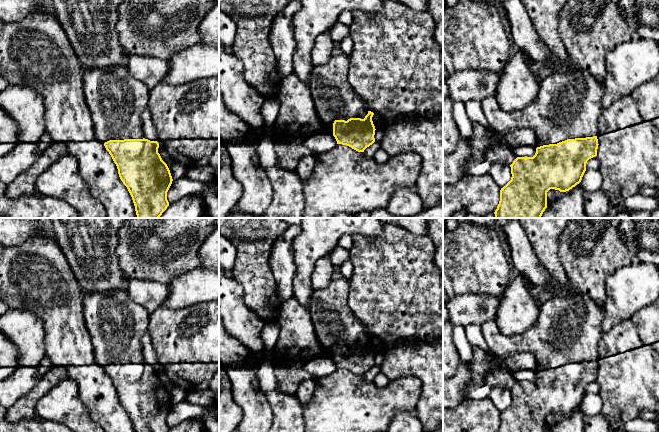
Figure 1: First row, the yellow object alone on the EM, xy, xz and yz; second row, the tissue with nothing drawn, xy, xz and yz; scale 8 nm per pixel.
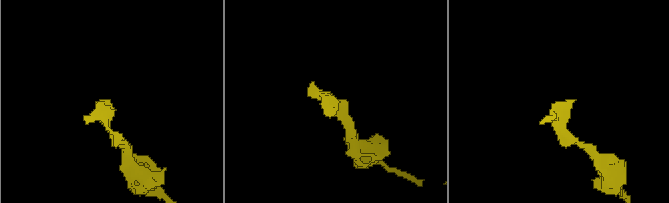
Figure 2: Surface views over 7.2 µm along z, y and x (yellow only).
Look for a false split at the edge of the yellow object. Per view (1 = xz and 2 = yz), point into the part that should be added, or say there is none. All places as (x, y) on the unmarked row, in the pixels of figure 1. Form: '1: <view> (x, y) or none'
1: xz (334, 322)
2: yz (568, 329)

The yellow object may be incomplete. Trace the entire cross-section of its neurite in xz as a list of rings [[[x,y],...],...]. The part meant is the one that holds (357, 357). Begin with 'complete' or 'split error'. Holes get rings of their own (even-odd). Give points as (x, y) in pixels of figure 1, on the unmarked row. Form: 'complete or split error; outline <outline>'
split error; outline [[[345,277],[332,280],[326,289],[314,290],[309,301],[308,309],[314,324],[317,340],[321,343],[327,356],[331,356],[337,368],[351,371],[358,376],[375,366],[375,350],[372,345],[374,339],[369,335],[348,305],[350,280]]]

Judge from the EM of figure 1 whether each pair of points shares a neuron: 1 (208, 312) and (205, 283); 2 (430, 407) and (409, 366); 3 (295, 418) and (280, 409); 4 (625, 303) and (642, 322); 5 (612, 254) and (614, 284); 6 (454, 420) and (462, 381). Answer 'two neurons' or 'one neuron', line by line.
1: two neurons
2: one neuron
3: one neuron
4: two neurons
5: two neurons
6: two neurons

